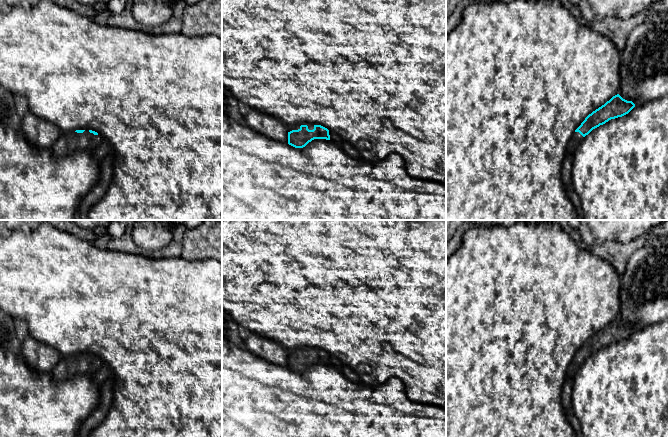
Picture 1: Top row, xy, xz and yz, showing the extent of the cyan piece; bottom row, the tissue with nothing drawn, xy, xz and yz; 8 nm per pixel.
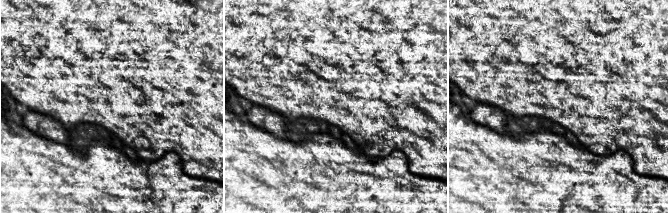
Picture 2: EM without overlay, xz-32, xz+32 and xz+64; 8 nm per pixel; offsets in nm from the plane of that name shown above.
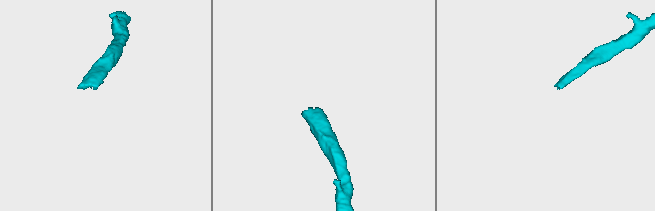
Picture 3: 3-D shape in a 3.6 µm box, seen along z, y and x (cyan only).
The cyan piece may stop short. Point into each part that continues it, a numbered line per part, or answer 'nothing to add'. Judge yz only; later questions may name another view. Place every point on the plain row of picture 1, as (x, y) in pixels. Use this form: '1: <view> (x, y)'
1: yz (576, 363)

